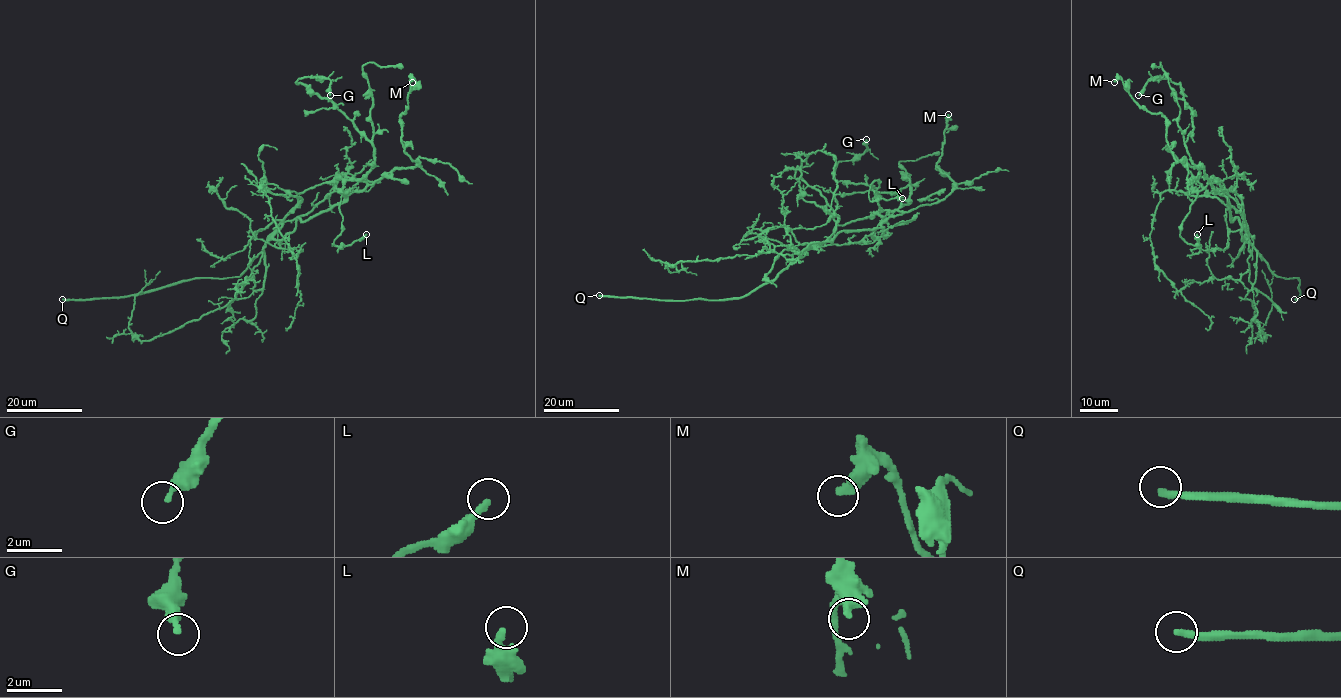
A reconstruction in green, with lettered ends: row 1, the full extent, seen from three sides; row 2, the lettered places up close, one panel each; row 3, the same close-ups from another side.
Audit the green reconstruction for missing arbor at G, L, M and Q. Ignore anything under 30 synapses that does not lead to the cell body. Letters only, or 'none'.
Q

